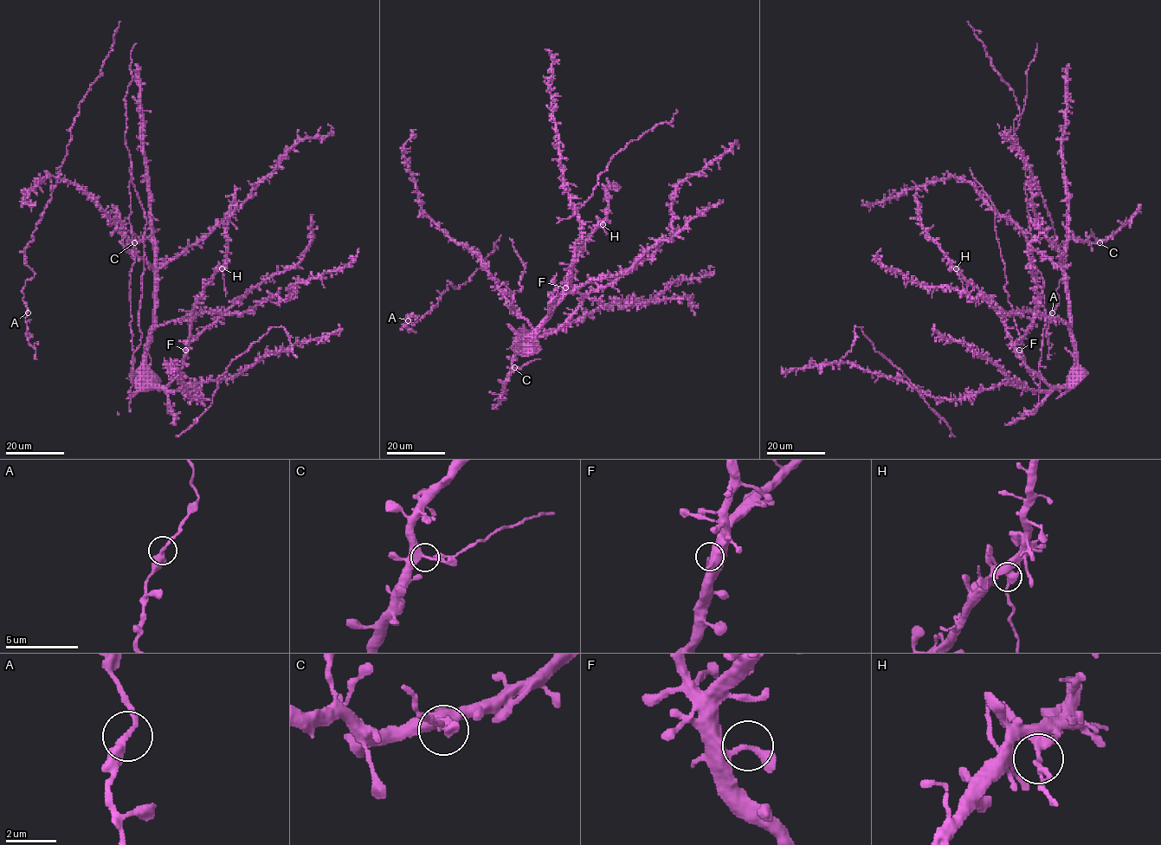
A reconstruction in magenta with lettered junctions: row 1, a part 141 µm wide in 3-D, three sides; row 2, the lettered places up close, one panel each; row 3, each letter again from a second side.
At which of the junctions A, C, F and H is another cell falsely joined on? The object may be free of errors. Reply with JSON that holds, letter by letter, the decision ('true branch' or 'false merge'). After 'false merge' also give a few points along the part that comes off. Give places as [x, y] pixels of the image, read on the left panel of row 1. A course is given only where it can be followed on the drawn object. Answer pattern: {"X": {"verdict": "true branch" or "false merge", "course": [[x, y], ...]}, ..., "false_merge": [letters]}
{"A": {"verdict": "true branch"}, "C": {"verdict": "true branch"}, "F": {"verdict": "true branch"}, "H": {"verdict": "false merge", "course": [[222, 268], [225, 296]]}, "false_merge": ["H"]}

